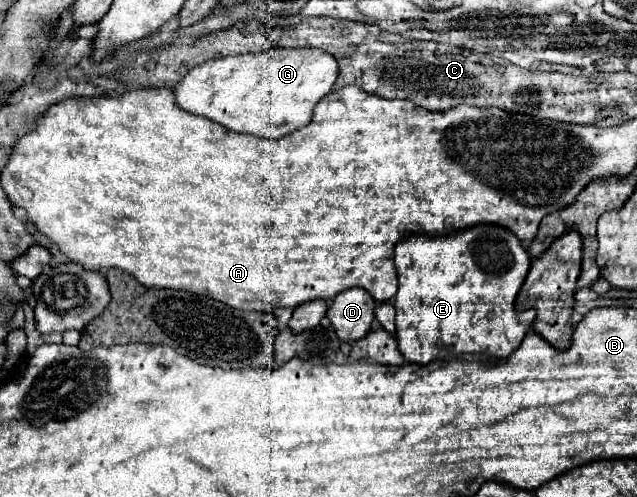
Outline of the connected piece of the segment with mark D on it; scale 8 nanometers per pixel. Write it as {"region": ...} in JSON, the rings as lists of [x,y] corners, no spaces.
{"region":[[[351,288],[337,294],[327,310],[327,318],[331,320],[335,334],[341,342],[357,342],[365,338],[375,320],[377,304],[369,296],[369,292],[361,288]]]}

